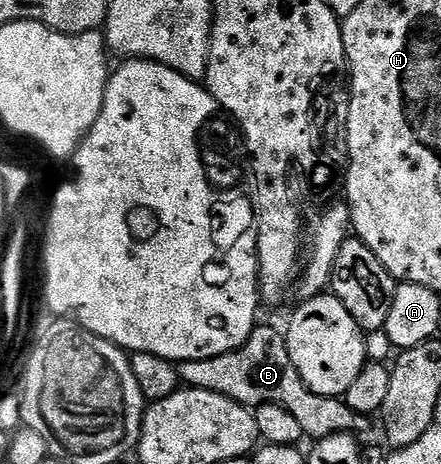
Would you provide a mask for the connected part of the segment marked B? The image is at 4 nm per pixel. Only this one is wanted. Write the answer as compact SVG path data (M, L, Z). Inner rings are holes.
M255 326L242 347L220 357L181 360L177 364L179 380L187 387L220 393L251 409L261 403L280 405L296 417L303 436L310 438L311 435L314 441L329 435L349 435L364 430L368 423L367 416L348 409L341 398L312 393L312 389L304 385L296 365L292 365L285 334L279 328L277 331L274 327L262 326Z

